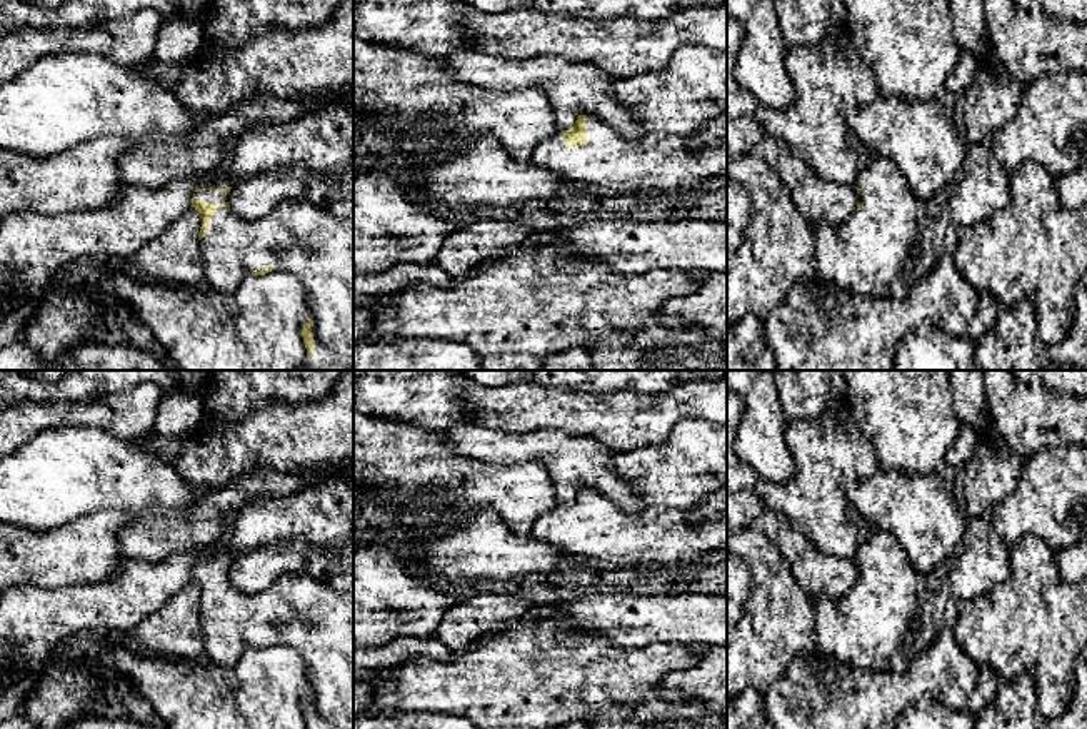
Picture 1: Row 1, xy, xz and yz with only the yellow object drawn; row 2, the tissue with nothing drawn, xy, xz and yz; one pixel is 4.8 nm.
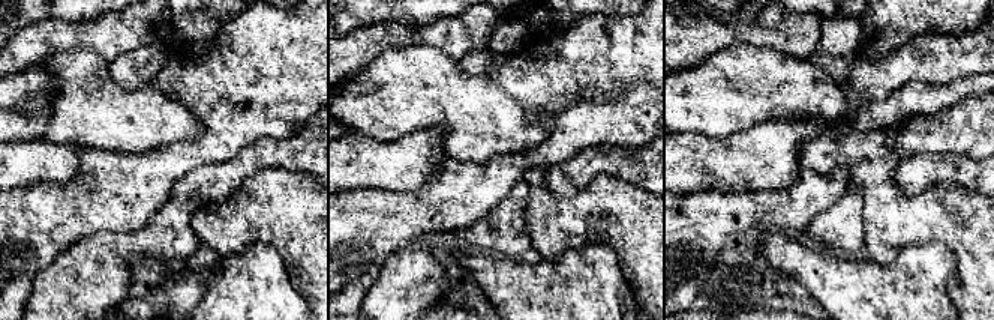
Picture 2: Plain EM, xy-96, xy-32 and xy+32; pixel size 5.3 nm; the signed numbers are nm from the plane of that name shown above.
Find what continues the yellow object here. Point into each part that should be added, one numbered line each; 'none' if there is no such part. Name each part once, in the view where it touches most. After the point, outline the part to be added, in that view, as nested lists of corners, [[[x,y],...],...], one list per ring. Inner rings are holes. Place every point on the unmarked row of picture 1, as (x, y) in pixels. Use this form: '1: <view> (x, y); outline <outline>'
1: xy (317, 621); outline [[[283,574],[250,596],[220,581],[210,592],[200,622],[205,659],[220,667],[237,664],[247,649],[267,639],[295,647],[303,657],[313,694],[315,721],[310,729],[353,729],[353,591],[338,592],[315,579]]]

